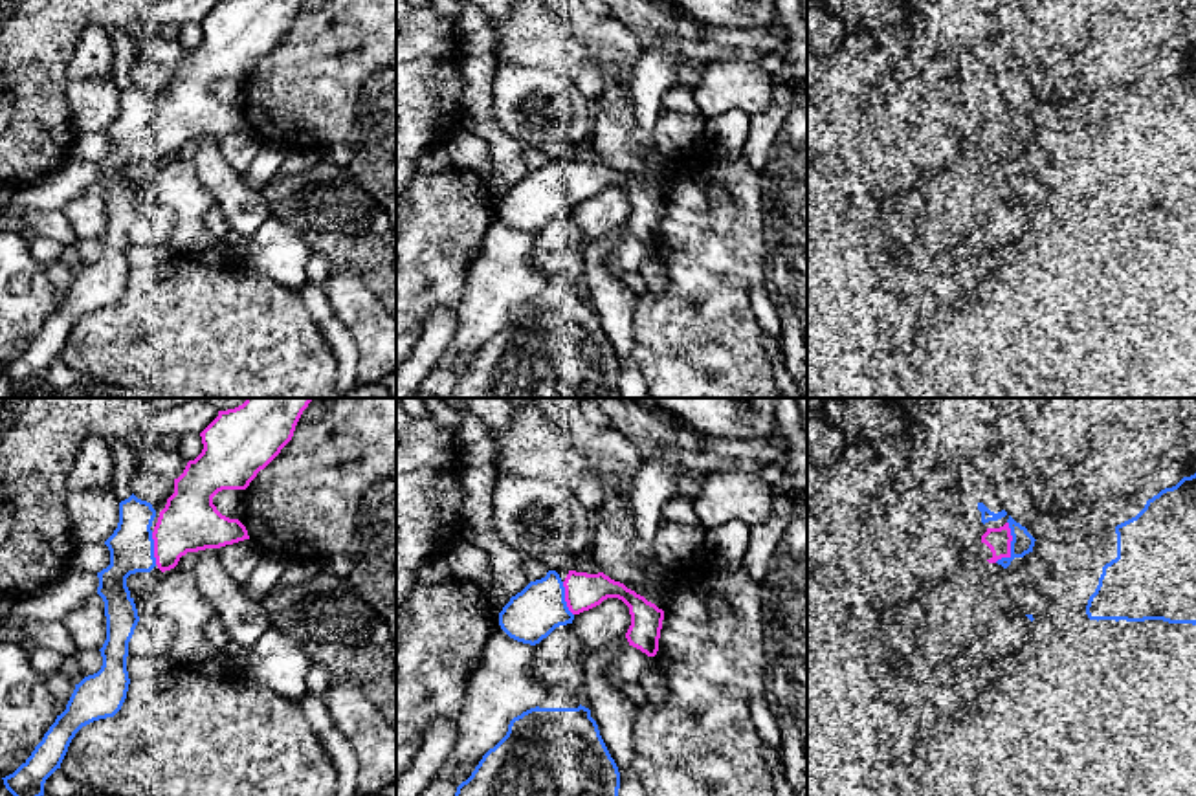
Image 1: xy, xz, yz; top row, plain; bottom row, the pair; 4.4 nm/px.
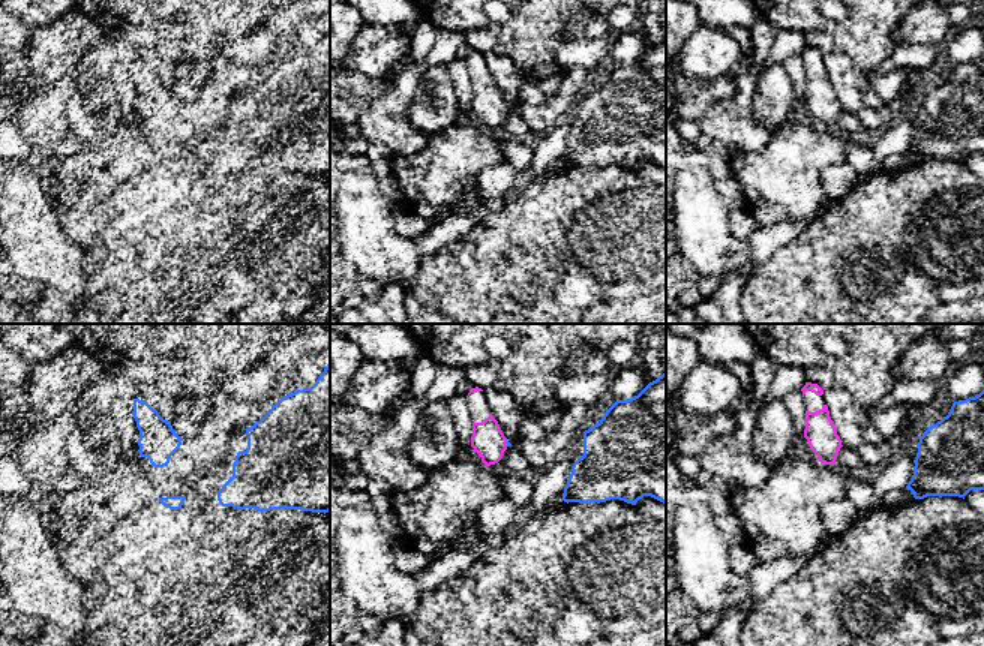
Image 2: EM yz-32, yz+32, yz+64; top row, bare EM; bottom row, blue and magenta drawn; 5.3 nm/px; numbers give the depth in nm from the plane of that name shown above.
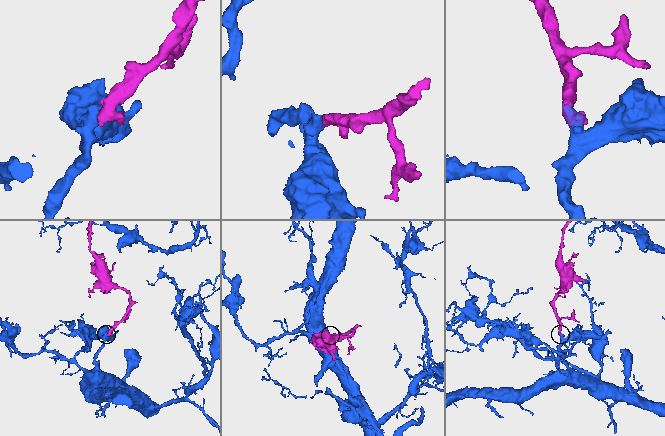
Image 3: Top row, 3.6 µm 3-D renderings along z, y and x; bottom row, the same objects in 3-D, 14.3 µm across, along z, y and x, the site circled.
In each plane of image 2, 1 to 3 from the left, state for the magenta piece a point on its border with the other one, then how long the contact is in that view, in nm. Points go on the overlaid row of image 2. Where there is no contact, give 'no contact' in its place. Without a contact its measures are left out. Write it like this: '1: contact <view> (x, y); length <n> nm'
1: no contact
2: contact yz+32 (507, 442); length 50 nm
3: no contact

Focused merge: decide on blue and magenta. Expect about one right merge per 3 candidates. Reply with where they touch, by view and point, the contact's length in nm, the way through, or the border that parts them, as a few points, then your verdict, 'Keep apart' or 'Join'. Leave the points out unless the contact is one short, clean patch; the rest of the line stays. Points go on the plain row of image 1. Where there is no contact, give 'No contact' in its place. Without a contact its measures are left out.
Touches blue at yz (1011, 134). Shared border 190 nm. Join

